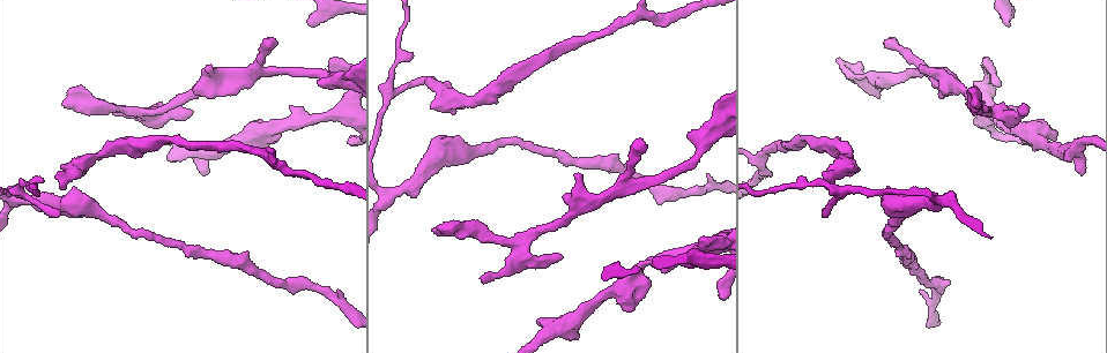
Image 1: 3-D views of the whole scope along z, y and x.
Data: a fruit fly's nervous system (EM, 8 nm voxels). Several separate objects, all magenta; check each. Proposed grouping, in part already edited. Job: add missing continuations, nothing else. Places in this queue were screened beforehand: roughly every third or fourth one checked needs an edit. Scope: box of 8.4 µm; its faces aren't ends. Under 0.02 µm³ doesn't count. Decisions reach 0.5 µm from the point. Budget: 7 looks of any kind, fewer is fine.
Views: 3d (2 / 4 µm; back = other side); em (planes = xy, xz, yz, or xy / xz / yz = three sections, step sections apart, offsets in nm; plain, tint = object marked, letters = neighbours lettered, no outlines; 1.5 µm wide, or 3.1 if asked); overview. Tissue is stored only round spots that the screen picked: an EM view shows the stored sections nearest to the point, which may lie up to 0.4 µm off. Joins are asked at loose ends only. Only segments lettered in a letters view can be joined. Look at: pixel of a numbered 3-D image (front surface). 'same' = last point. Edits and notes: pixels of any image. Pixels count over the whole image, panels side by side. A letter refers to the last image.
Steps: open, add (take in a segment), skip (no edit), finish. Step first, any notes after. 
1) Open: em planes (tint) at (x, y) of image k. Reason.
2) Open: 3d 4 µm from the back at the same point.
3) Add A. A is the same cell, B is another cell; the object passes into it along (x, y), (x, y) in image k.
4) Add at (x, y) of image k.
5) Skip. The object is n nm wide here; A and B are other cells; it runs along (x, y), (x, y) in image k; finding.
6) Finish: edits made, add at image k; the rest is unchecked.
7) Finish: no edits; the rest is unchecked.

Open: 3d 2 µm from the back at (682, 264) of image 1. An open end.

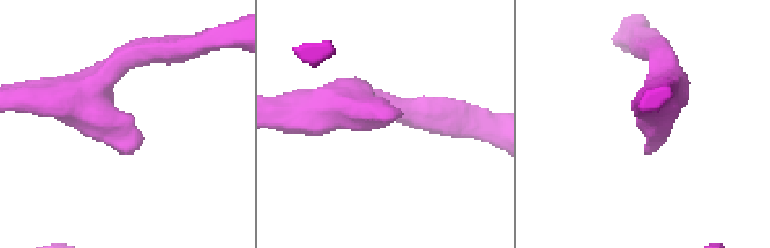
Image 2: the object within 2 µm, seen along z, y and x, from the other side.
Open: em planes (letters) at (129, 146) of image 2.

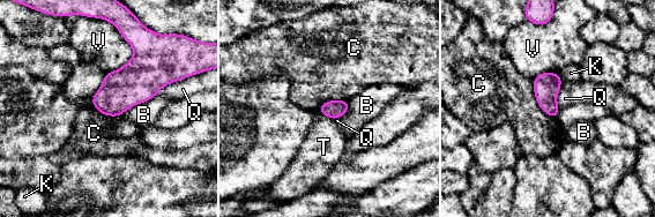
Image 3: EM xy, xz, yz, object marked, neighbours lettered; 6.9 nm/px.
Skip. The longest contact is with V, 320 nm; B, C, K, Q, T and V are other cells; a border runs along (320, 113), (333, 119) in image 3; none of them fits.

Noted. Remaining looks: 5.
Open: 3d 4 µm at (481, 277) of image 1. An open end.

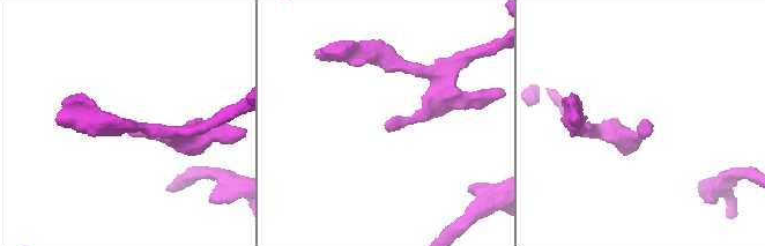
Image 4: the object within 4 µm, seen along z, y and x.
Open: em xy step 8 (letters) at (387, 124) of image 4.

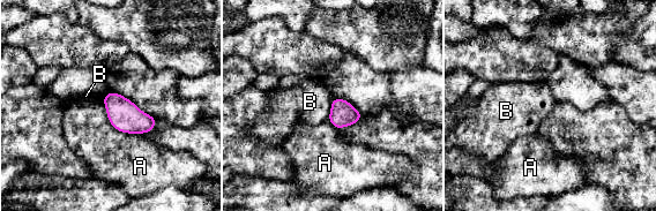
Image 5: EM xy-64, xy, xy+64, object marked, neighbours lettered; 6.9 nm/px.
Open: em yz step 8 (letters) at the same point. Cut it another way.

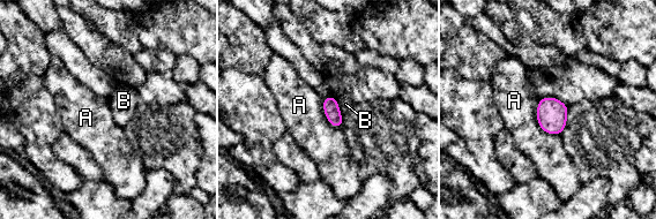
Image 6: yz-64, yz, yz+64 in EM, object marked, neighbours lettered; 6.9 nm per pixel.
Skip. A and B are other cells; a border runs along (538, 99), (537, 125), (560, 135) in image 6; none of them fits.

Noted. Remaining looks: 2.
Open: em yz step 4 (letters) at (59, 213) of image 1. Thin end.

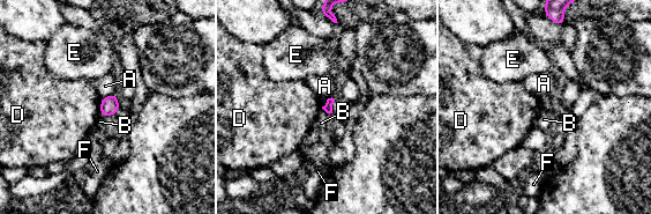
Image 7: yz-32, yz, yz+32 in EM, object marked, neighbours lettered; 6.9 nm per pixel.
Open: em planes (letters) at the same point.

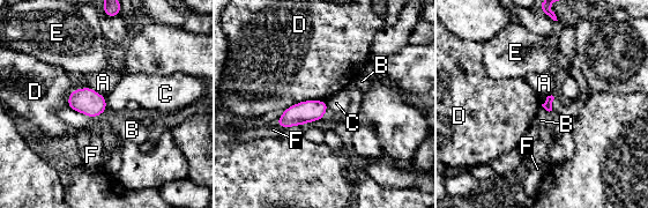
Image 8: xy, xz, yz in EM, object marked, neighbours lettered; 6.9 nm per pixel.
Skip. A, B, C, D, E and F are other cells; a border runs along (104, 96), (108, 108) in image 8; none of them fits.

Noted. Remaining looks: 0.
Finish: no edits; the rest is unchecked.

